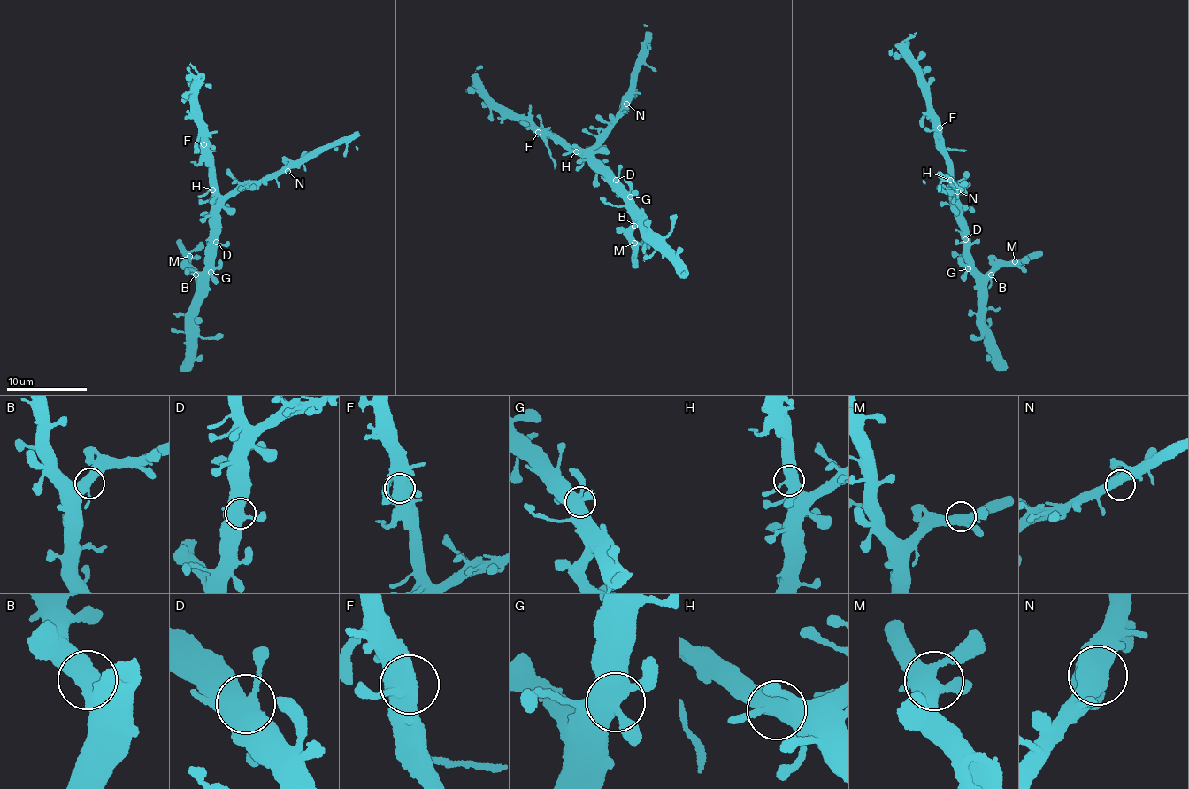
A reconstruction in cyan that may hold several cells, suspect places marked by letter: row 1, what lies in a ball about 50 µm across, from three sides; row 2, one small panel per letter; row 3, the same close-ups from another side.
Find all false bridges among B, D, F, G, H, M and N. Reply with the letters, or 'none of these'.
none of these

